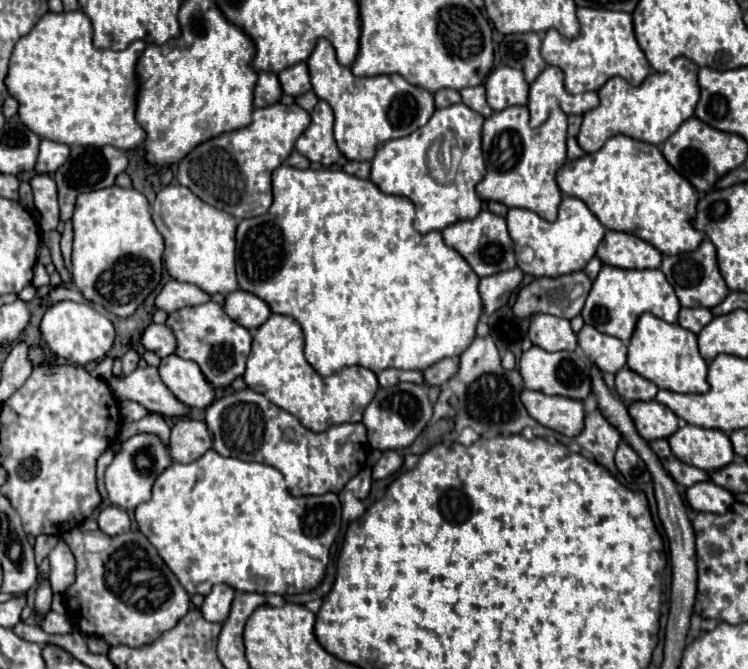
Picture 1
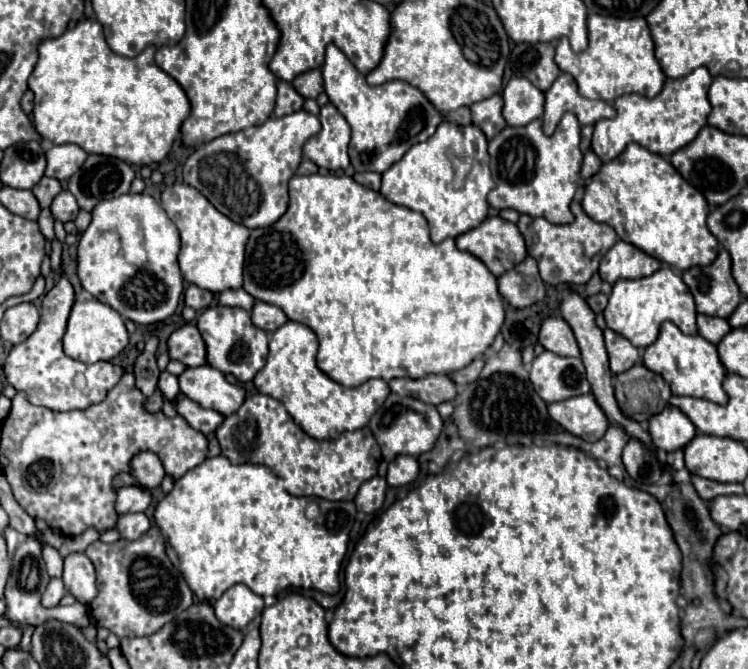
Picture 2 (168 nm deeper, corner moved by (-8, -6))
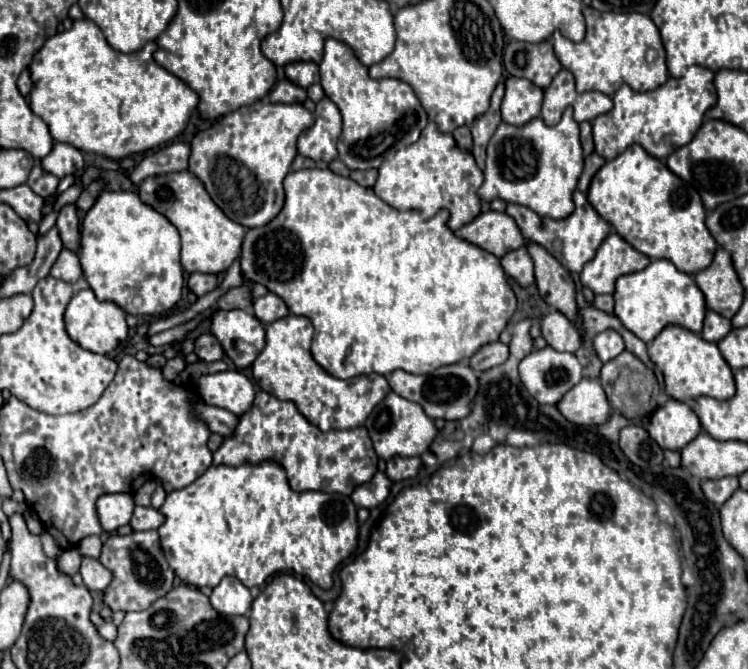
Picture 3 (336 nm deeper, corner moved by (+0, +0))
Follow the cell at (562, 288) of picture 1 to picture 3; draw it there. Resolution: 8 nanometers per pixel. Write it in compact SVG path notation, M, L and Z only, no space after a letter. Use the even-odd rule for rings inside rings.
M598 294L598 296L594 296L592 306L598 308L598 310L604 310L604 312L608 312L608 314L612 314L614 298L612 298L612 294Z

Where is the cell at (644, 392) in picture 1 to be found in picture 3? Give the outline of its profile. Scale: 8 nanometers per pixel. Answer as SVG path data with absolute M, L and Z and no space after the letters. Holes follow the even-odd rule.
M624 350L620 356L614 360L606 362L602 366L600 374L600 384L606 392L606 398L614 410L618 410L624 418L634 420L634 418L644 418L650 416L656 410L656 388L658 388L658 378L654 370L650 370L640 358L636 358L632 352Z

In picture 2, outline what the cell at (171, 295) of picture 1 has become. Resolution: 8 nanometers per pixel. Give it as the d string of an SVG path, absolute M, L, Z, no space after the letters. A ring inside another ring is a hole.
M190 284L186 288L186 292L184 292L184 302L186 302L186 306L192 306L194 310L204 310L204 308L212 306L214 294L208 292L208 290L202 290L202 288L194 286L194 284Z

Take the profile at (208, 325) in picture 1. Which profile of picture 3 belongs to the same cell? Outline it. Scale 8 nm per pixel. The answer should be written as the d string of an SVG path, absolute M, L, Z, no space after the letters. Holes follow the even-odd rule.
M234 308L228 312L216 312L216 316L212 316L210 320L210 332L220 340L220 346L224 348L226 358L230 358L230 362L238 370L248 368L264 348L264 324L256 320L256 316L250 310Z

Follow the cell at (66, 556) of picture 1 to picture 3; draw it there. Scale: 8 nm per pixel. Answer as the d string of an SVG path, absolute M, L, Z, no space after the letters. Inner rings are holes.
M84 556L82 558L82 564L80 564L80 576L84 580L84 586L90 590L90 592L102 592L110 580L112 580L112 574L110 570L106 570L96 558L88 558Z

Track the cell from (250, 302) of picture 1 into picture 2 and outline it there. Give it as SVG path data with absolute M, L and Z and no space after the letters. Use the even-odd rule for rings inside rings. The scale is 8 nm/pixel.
M256 302L254 308L252 308L252 322L254 326L266 330L266 332L274 332L278 330L284 322L286 322L286 314L274 306L274 304L268 304L268 302Z

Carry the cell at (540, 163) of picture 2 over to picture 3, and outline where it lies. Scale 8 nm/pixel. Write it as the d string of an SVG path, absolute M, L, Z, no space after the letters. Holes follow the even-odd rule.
M566 108L562 120L556 126L546 126L542 118L532 118L524 126L512 126L502 122L486 148L484 184L478 196L486 202L496 198L514 202L534 210L546 218L566 218L574 210L572 192L576 190L578 176L584 166L578 122L572 118L572 108Z

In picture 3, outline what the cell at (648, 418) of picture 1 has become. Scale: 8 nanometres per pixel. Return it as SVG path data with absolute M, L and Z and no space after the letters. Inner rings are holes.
M668 400L660 406L648 424L648 434L664 450L680 450L700 432L700 420L692 408L678 400Z

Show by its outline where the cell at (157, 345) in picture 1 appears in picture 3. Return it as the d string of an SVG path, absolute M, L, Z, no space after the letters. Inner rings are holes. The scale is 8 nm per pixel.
M202 334L194 340L194 354L204 362L216 362L224 358L222 346L218 344L218 340L212 334Z

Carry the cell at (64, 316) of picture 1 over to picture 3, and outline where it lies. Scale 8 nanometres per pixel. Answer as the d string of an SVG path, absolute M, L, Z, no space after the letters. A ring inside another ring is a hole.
M90 288L80 290L72 296L66 314L64 314L64 322L66 322L66 332L68 336L80 344L84 350L96 352L96 354L108 354L112 352L122 340L126 340L128 336L128 326L126 326L126 312L122 308L118 308L112 302L98 302L94 292Z

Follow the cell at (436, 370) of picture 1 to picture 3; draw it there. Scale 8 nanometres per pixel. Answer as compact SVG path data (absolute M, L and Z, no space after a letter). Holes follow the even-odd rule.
M490 342L490 344L484 344L468 360L468 366L474 372L482 372L482 370L488 370L488 368L494 368L494 366L502 364L506 358L508 358L508 346L502 344L502 342Z

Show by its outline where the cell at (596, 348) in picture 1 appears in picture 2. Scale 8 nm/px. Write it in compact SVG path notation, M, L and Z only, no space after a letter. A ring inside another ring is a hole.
M606 328L604 338L606 338L608 356L610 356L610 370L614 374L624 372L624 370L632 368L638 362L638 348L632 346L624 336L620 336L614 330Z

